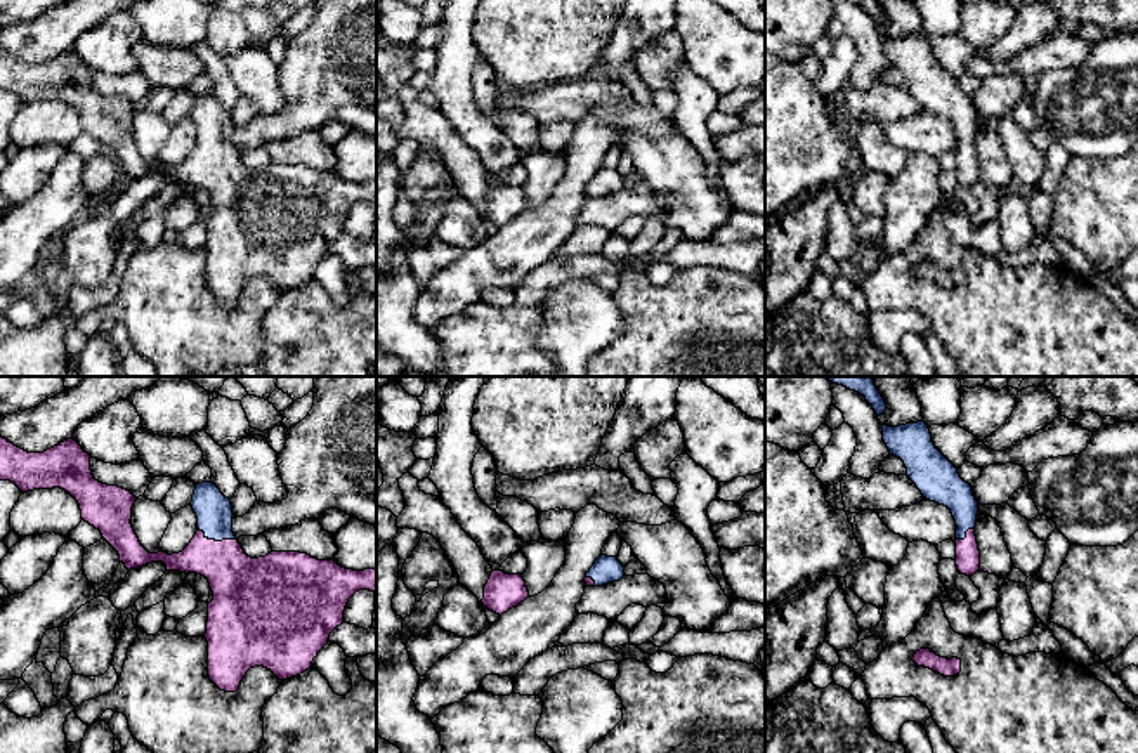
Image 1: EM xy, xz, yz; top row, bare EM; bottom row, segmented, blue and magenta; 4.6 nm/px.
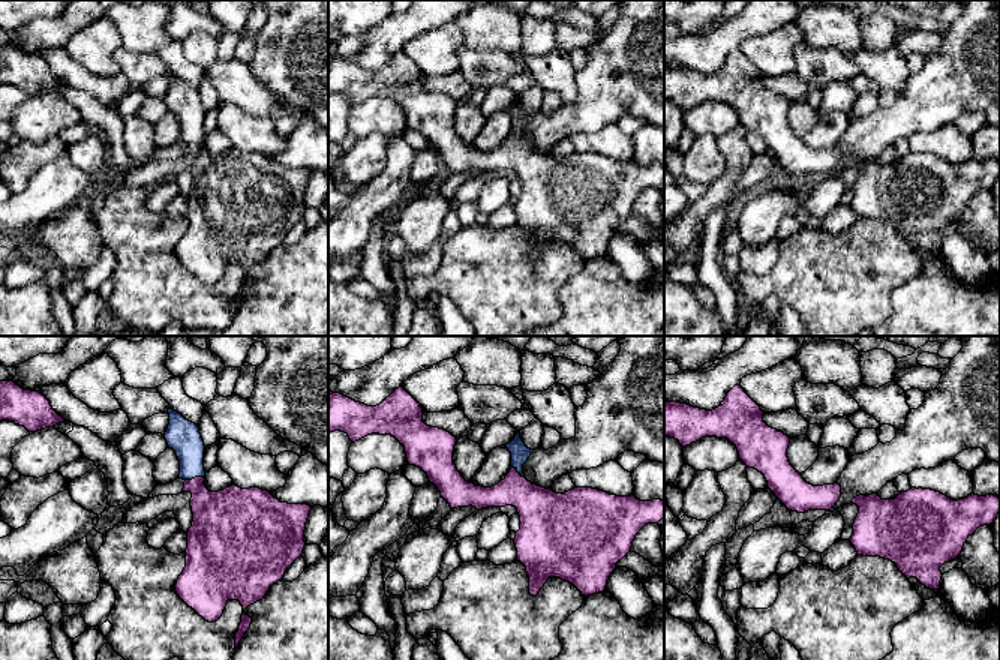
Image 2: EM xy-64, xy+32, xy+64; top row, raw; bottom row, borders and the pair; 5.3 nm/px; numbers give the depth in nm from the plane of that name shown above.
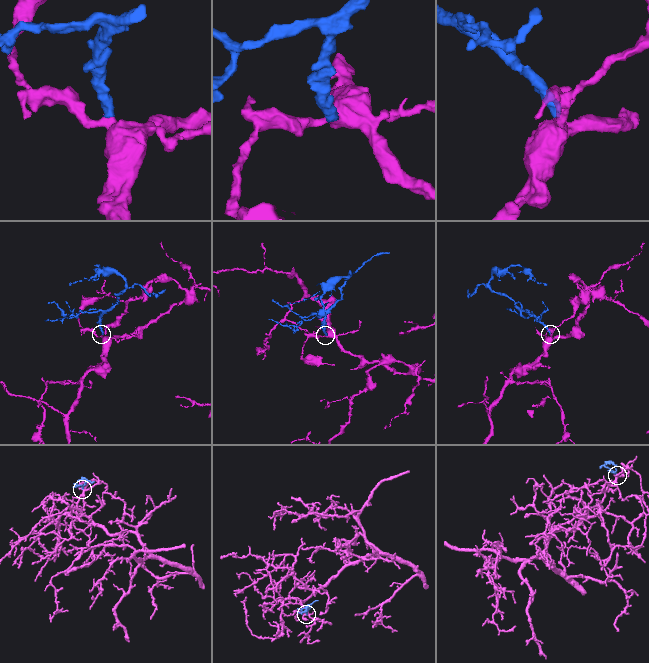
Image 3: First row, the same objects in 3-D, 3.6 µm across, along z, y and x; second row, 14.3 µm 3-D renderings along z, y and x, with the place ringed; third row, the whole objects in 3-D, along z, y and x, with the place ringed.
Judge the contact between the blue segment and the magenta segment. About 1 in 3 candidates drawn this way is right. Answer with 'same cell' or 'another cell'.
same cell

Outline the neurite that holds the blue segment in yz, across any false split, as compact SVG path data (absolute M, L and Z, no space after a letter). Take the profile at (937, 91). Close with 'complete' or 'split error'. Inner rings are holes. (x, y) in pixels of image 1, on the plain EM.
M925 33L899 38L881 36L890 66L900 69L907 88L923 109L944 116L956 132L956 177L961 186L980 182L980 161L975 147L978 113L958 80L935 59Z | split error

